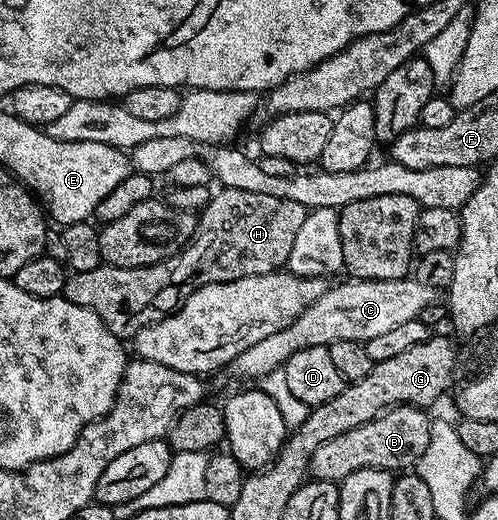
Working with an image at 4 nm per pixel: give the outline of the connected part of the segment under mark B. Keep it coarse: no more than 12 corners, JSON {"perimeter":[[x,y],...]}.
{"perimeter":[[413,404],[332,438],[309,475],[340,482],[365,468],[413,469],[431,417]]}

